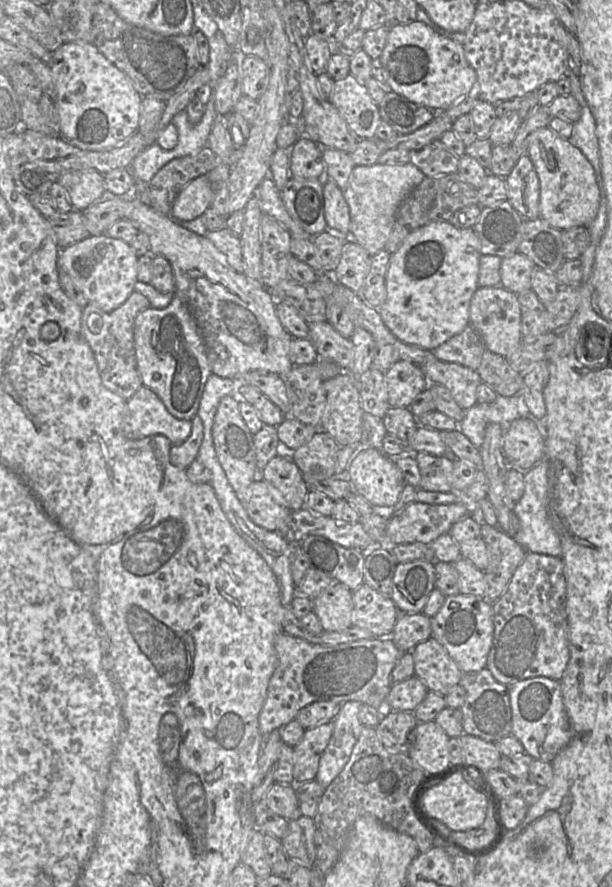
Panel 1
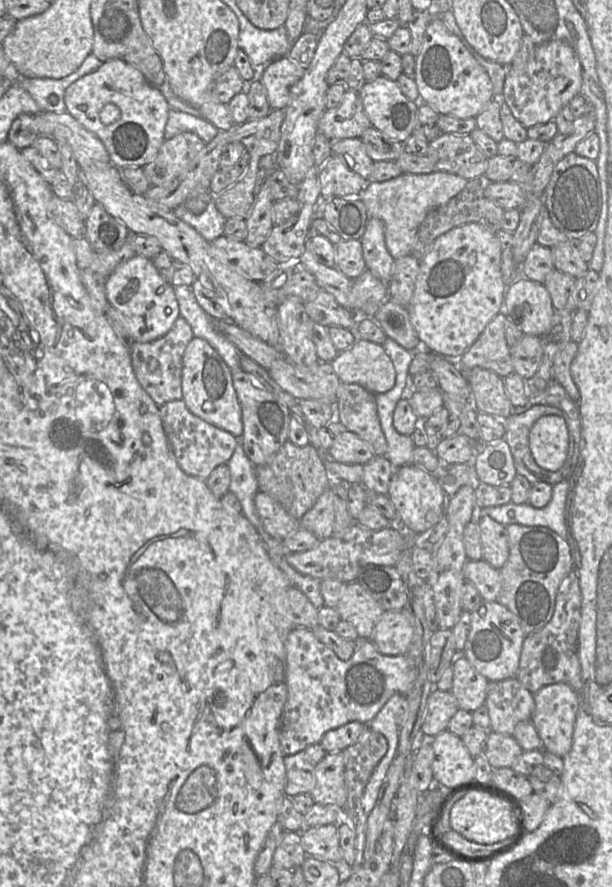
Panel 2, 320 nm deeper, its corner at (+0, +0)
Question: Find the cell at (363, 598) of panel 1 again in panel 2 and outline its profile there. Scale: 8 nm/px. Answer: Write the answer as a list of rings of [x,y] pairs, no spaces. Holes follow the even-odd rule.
[[[410,603],[401,611],[385,610],[375,624],[370,640],[385,655],[406,655],[414,633]]]

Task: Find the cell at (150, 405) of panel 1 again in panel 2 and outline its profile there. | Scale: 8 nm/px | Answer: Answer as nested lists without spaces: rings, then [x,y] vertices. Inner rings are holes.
[[[182,399],[160,406],[159,414],[175,459],[186,474],[205,481],[216,467],[226,465],[233,455],[238,439],[191,413]]]

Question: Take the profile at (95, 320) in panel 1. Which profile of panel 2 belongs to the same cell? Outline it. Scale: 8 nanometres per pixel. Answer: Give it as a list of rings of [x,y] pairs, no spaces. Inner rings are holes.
[[[180,316],[163,337],[147,343],[132,342],[129,346],[135,376],[158,407],[182,399],[182,358],[187,345],[194,337],[190,325]]]

